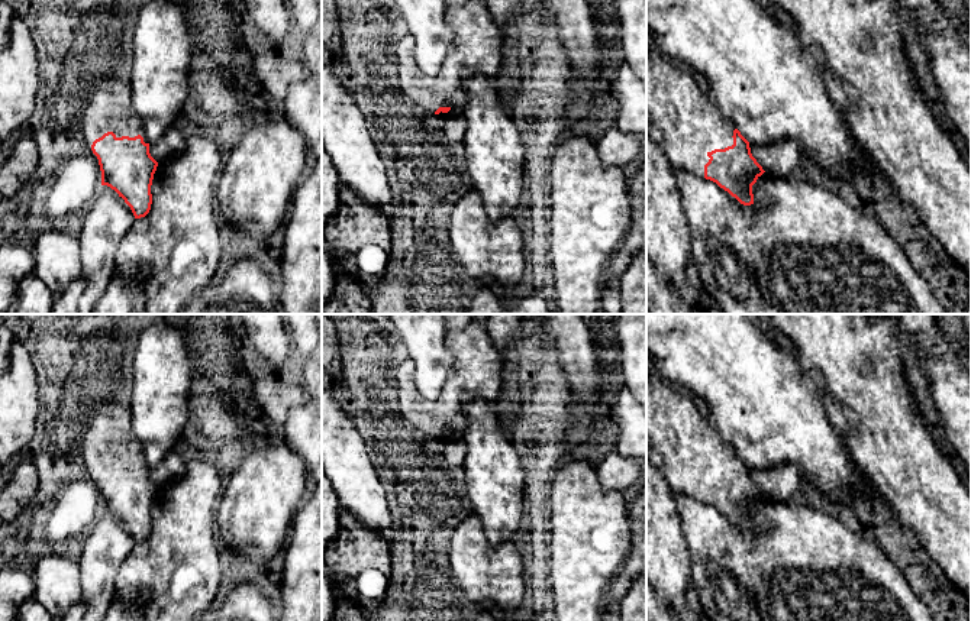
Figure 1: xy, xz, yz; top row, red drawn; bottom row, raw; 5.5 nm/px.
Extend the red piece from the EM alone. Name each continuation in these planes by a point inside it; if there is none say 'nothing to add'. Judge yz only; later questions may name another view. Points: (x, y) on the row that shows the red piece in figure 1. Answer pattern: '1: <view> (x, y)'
1: yz (687, 123)

